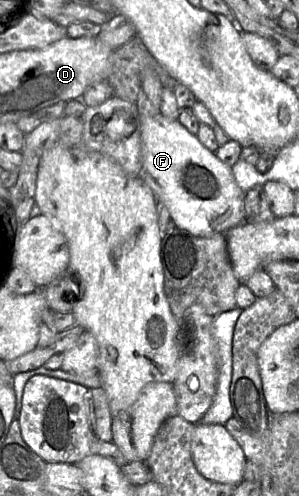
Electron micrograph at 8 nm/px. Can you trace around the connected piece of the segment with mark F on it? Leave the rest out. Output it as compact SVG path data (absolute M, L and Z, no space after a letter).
M161 113L139 116L139 125L142 167L138 177L166 205L177 228L207 237L225 233L245 221L245 194L236 184L231 167L221 162L215 152L205 148L178 119L170 120Z

